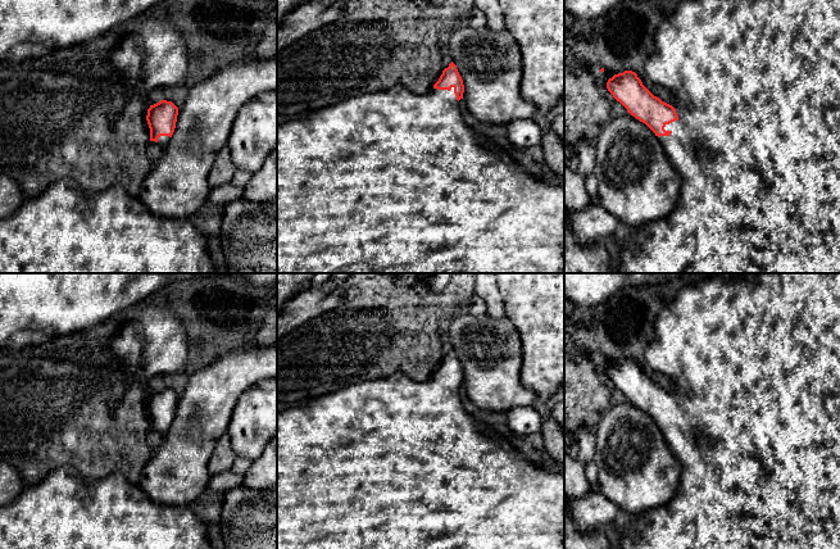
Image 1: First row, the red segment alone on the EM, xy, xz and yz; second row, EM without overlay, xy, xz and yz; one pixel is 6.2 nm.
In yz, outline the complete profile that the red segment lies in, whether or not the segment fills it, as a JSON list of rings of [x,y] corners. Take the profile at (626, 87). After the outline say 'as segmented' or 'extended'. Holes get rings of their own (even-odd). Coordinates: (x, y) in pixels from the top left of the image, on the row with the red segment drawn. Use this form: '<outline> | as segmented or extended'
[[[681,0],[655,33],[645,74],[672,94],[672,105],[654,96],[632,71],[614,74],[607,89],[660,140],[681,177],[681,195],[667,217],[634,228],[622,245],[617,273],[840,273],[840,0]]] | extended

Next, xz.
[[[451,62],[442,71],[433,89],[426,95],[416,95],[403,86],[382,92],[359,95],[349,100],[317,110],[299,121],[289,121],[277,126],[277,273],[564,273],[564,183],[548,185],[532,177],[512,158],[495,154],[482,145],[476,133],[463,121],[459,100],[463,99],[464,85]]] | extended

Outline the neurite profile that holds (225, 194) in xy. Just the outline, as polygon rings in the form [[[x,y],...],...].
[[[230,183],[212,189],[208,203],[218,207],[226,207],[233,200],[241,199],[244,195],[244,187],[239,187]]]

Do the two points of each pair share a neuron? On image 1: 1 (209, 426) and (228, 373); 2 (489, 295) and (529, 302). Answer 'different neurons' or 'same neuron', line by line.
1: same neuron
2: different neurons

